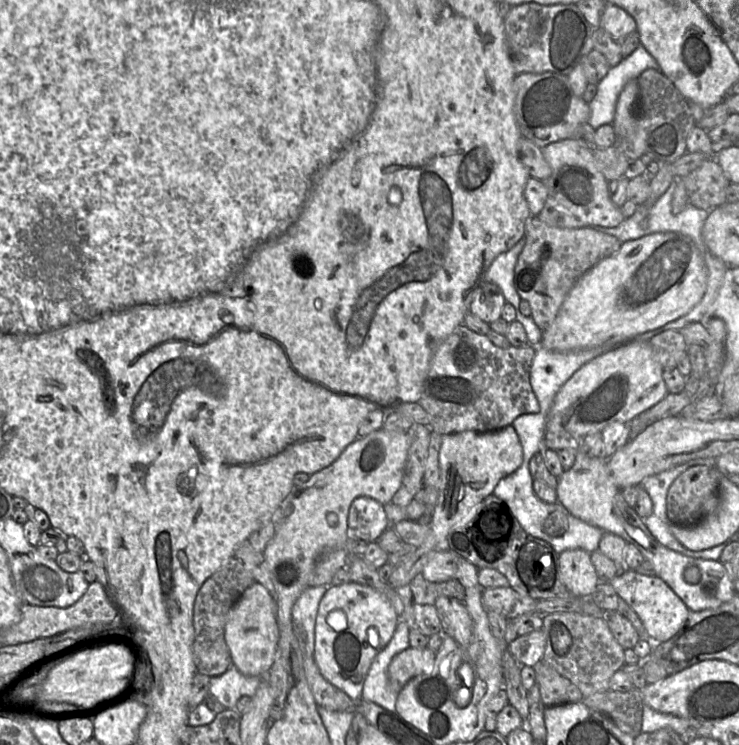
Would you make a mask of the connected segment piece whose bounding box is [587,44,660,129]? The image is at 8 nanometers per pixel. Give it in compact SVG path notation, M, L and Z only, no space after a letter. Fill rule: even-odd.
M642 44L628 57L622 59L616 66L610 68L606 76L597 84L597 93L589 103L590 117L587 121L594 129L601 125L610 124L614 121L618 97L626 85L632 79L637 79L646 69L660 69L653 55Z

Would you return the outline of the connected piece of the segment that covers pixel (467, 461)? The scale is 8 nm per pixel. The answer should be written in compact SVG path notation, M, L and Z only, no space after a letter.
M512 425L491 432L477 432L474 430L442 435L439 451L440 478L438 484L438 500L429 519L428 535L423 544L417 547L415 553L403 564L395 568L388 584L394 589L406 586L414 577L421 575L430 557L438 551L449 551L447 537L455 528L466 524L480 506L482 501L490 495L497 483L504 477L516 471L523 462L523 448L520 439Z

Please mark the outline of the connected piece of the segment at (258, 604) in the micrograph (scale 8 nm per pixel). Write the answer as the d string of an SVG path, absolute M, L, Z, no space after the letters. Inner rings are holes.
M254 582L243 592L227 614L224 635L232 665L246 676L266 678L276 659L279 627L276 600L263 585Z

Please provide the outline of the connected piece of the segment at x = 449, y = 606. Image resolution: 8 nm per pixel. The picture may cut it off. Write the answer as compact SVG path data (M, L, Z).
M440 596L433 605L441 621L442 633L452 637L461 647L467 646L472 637L473 622L463 602Z

